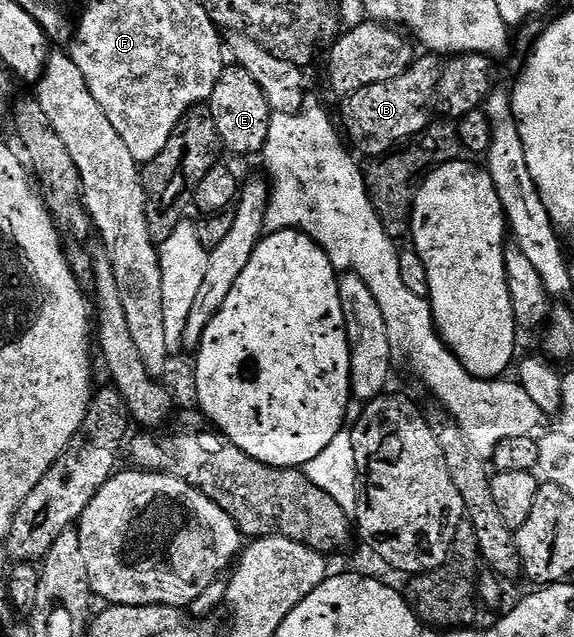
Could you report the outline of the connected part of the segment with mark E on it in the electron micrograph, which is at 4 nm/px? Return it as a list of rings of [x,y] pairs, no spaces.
[[[230,64],[219,75],[219,83],[215,83],[215,91],[211,91],[207,108],[215,119],[215,131],[219,131],[222,146],[233,153],[261,153],[267,143],[267,131],[271,110],[267,103],[267,95],[259,91],[259,83],[247,75],[243,66]]]

